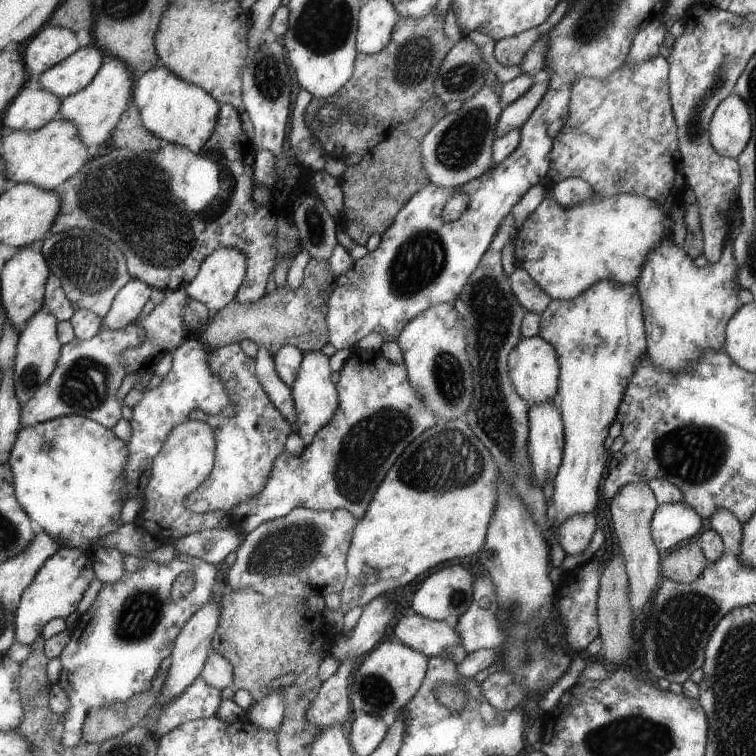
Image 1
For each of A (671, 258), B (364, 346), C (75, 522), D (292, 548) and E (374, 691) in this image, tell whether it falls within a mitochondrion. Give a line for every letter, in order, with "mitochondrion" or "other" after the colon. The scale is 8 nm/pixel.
A: other
B: other
C: other
D: mitochondrion
E: mitochondrion

